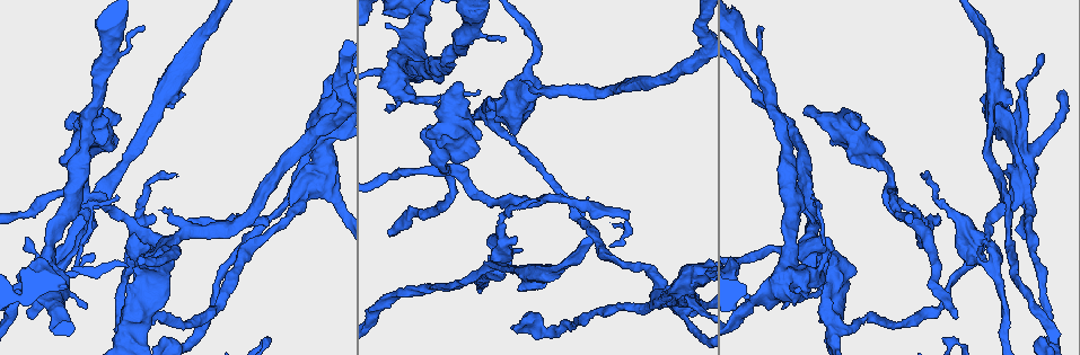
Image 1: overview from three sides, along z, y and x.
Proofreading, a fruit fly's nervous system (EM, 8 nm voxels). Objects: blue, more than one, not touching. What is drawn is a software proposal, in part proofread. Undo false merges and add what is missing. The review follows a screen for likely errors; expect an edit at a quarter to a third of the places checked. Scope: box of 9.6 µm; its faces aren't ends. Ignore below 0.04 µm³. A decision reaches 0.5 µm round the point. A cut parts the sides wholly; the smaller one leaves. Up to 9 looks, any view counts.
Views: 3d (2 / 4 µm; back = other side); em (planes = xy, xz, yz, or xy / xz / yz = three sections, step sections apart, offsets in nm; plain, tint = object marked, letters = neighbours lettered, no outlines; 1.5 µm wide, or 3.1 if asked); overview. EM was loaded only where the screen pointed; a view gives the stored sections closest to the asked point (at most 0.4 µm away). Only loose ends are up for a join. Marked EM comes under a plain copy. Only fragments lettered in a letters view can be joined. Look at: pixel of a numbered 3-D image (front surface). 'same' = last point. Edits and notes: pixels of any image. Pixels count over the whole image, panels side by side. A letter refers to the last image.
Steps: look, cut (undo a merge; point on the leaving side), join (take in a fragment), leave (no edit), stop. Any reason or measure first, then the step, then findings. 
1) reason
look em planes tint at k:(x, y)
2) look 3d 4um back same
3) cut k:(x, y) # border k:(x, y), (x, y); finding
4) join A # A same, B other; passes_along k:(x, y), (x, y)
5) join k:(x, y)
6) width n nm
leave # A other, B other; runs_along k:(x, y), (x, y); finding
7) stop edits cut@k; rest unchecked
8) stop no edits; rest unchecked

an open end
look 3d 4um at 1:(750, 295)

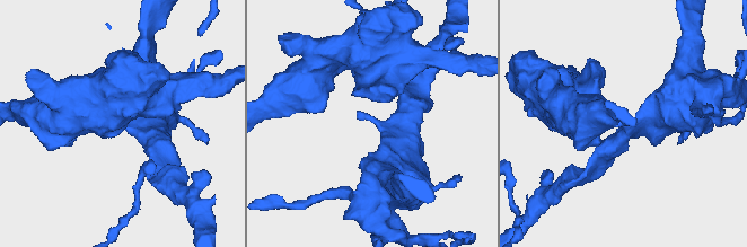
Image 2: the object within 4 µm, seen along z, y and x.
look em xz step 4 tint at 2:(621, 126)

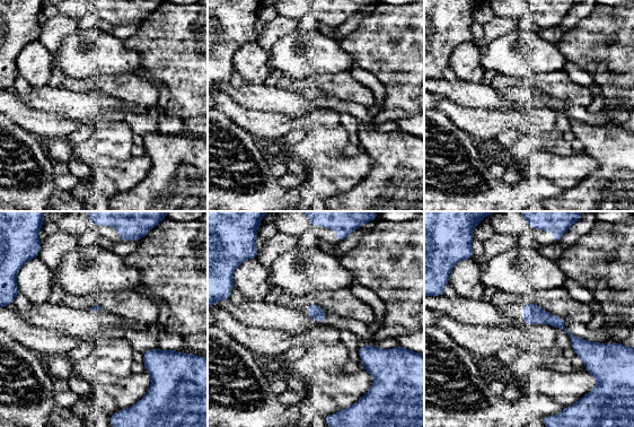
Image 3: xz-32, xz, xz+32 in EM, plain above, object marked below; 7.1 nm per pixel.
look em planes letters same

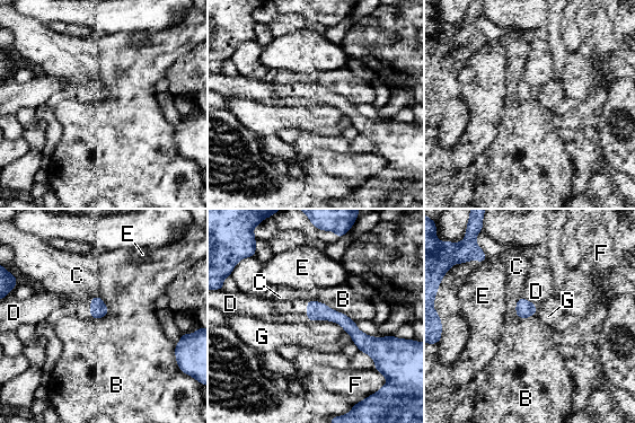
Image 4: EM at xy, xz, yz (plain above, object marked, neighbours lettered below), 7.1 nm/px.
width 110 nm
leave # B other, C other, D other, E other, F other, G other; runs_along 4:(309, 302), (367, 344), (394, 345); none of them fits

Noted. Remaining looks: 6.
free end
look 3d 2um at 1:(628, 212)

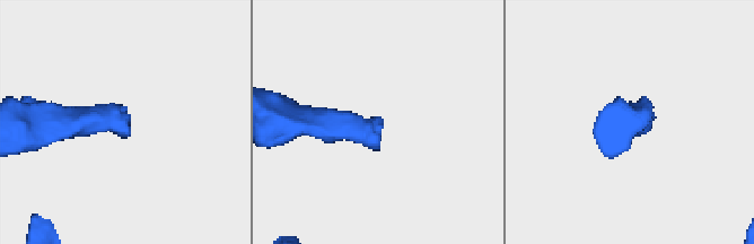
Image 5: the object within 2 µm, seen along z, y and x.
look em planes letters at 5:(130, 134)

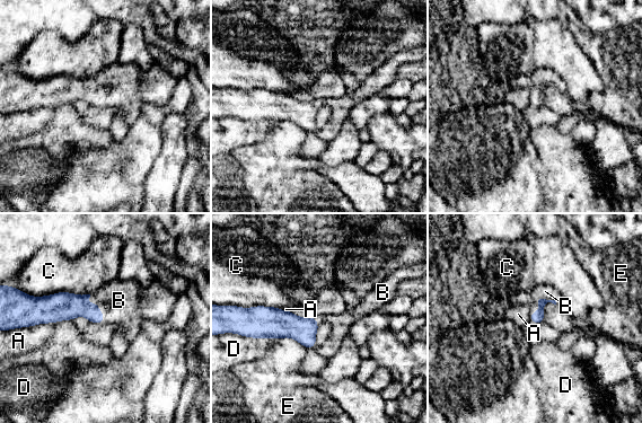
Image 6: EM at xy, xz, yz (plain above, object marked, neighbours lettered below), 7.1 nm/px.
longest_contact C 440 nm
join B # A other, B same, C other, D other, E other; passes_along 6:(63, 306), (98, 305), (119, 300); the cell continues

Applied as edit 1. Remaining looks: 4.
tapers out
look 3d 2um at 1:(812, 196)

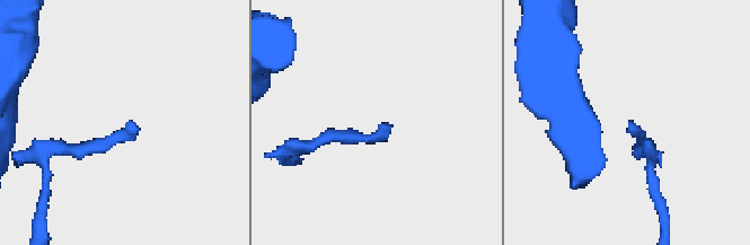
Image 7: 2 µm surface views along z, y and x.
need the tissue
look em planes tint at 7:(390, 126)

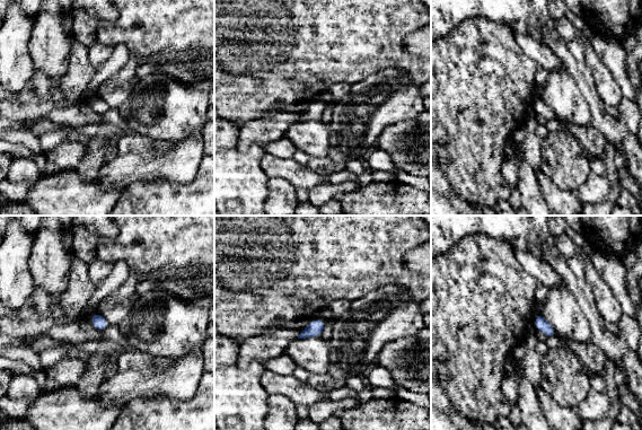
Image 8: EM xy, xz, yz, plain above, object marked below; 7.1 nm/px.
see the neighbours
look em planes letters same

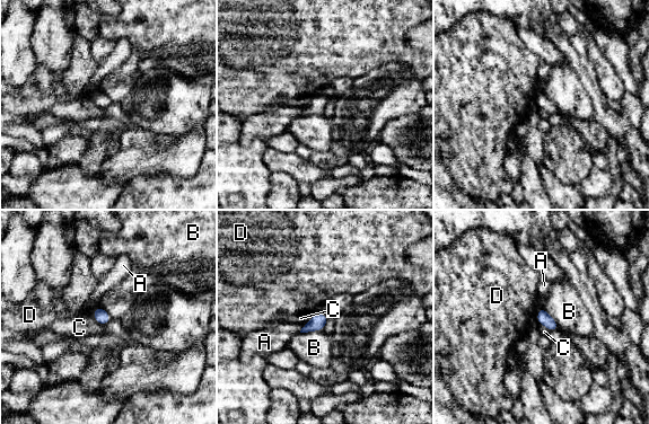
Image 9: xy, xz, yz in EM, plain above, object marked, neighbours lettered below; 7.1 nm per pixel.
width 90 nm
leave # A other, B other, C other, D other; no lettered fragment goes on from it

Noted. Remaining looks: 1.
look em planes letters at 1:(174, 176)

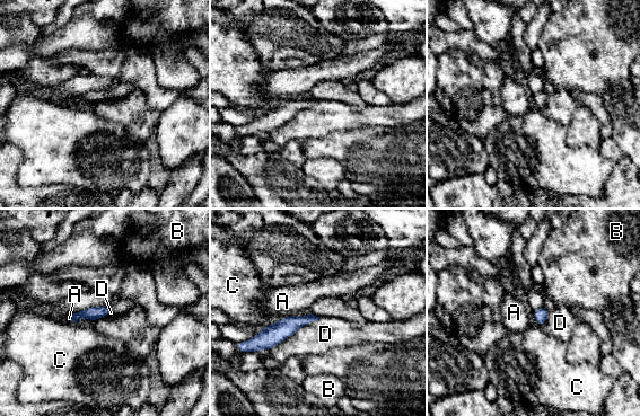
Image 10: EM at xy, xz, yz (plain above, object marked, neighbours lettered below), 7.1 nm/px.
leave # A other, B other, C other, D other; border 10:(320, 318), (300, 326), (266, 350); no lettered fragment goes on from it

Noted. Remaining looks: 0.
stop edits join@6; rest unchecked

